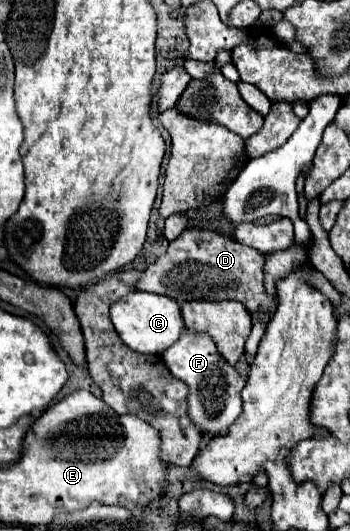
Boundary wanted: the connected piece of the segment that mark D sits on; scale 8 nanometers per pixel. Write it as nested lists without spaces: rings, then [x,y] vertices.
[[[192,227],[170,243],[166,255],[158,257],[148,269],[142,271],[140,279],[136,281],[136,289],[156,295],[170,295],[170,299],[176,301],[234,299],[240,301],[248,309],[248,313],[252,315],[262,313],[262,319],[254,319],[252,333],[246,339],[246,353],[256,355],[264,329],[278,307],[276,297],[270,297],[264,289],[264,271],[262,271],[264,261],[266,255],[262,251],[242,245],[230,235]]]

